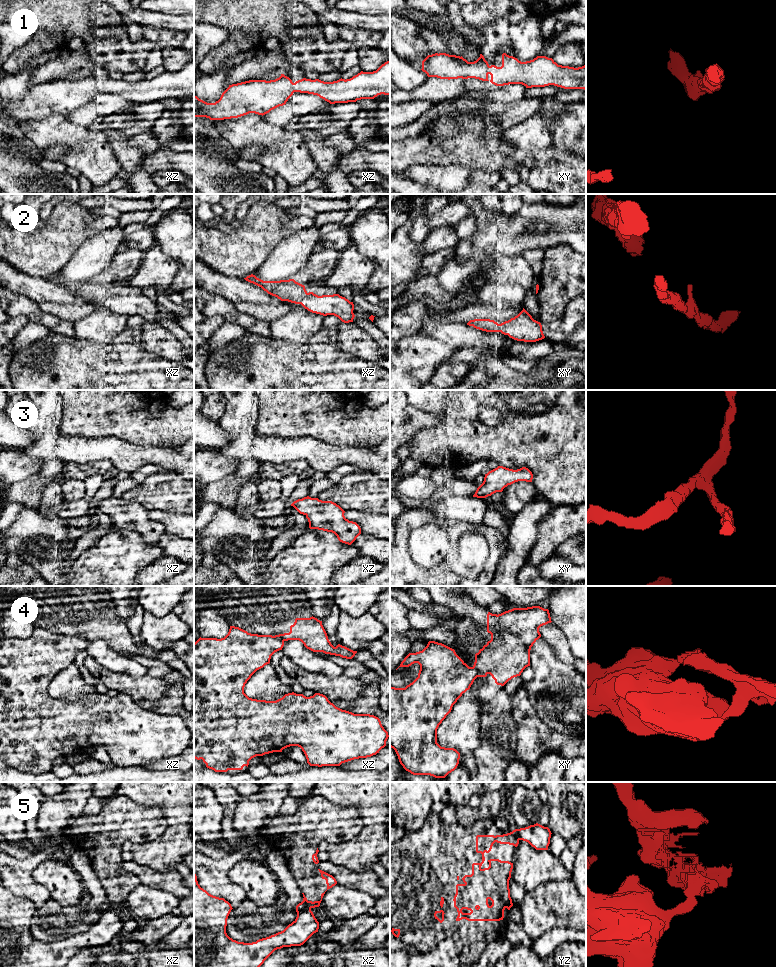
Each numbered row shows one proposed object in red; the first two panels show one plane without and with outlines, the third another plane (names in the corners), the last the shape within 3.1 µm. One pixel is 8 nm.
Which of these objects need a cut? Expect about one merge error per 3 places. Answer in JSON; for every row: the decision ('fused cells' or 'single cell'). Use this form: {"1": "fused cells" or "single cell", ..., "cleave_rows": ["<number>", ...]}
{"1": "single cell", "2": "single cell", "3": "single cell", "4": "fused cells", "5": "fused cells", "cleave_rows": ["4", "5"]}

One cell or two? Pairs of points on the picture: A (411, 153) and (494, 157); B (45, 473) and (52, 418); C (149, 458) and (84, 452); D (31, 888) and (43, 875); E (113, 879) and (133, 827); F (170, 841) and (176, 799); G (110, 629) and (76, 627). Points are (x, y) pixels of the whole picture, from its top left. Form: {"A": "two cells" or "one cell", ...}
{"A": "one cell", "B": "one cell", "C": "one cell", "D": "two cells", "E": "one cell", "F": "one cell", "G": "one cell"}

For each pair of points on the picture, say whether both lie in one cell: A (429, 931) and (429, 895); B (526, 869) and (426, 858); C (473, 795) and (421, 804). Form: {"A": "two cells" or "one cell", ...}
{"A": "one cell", "B": "two cells", "C": "one cell"}

